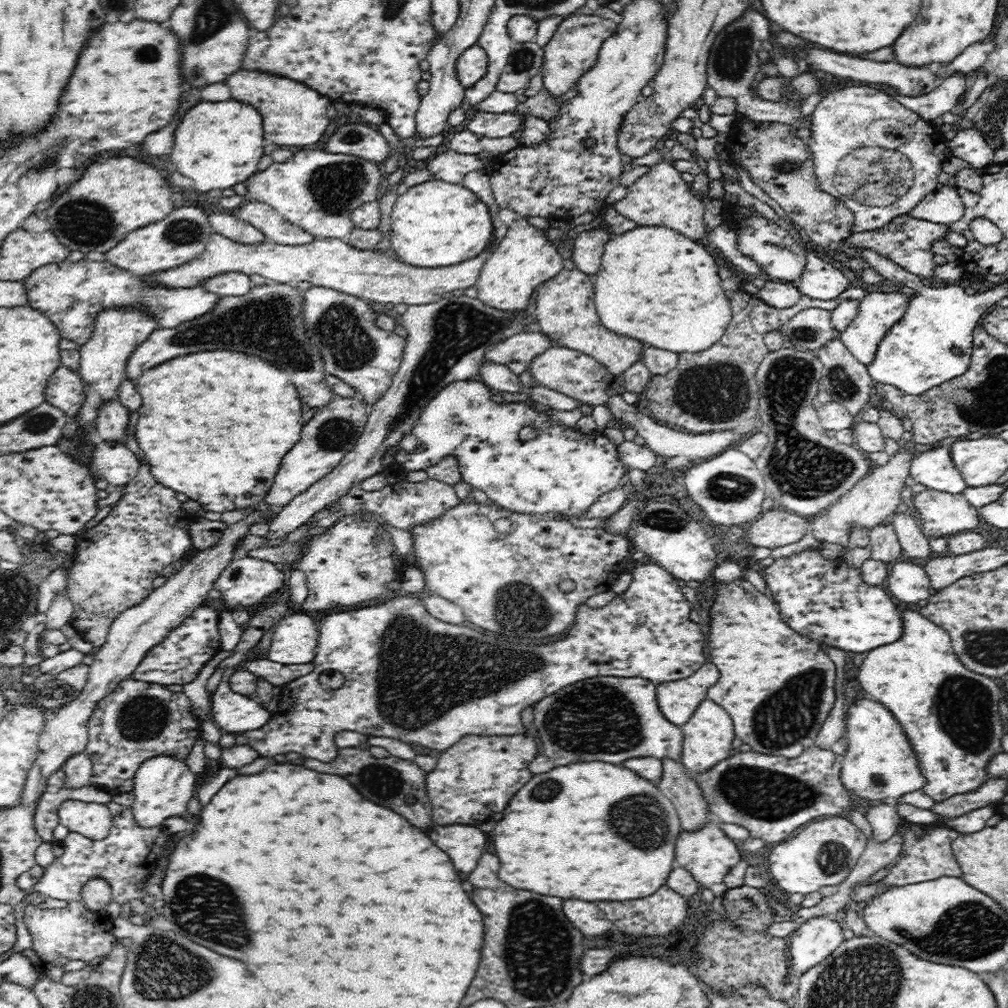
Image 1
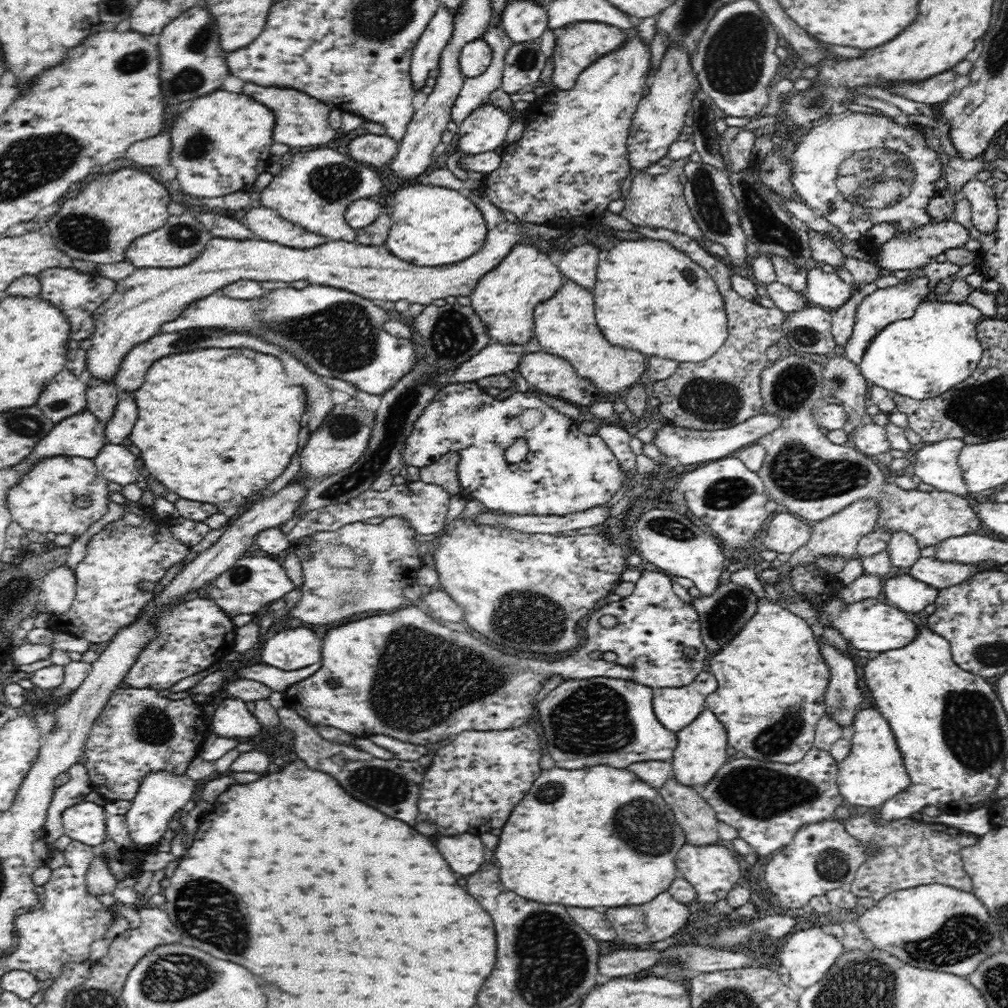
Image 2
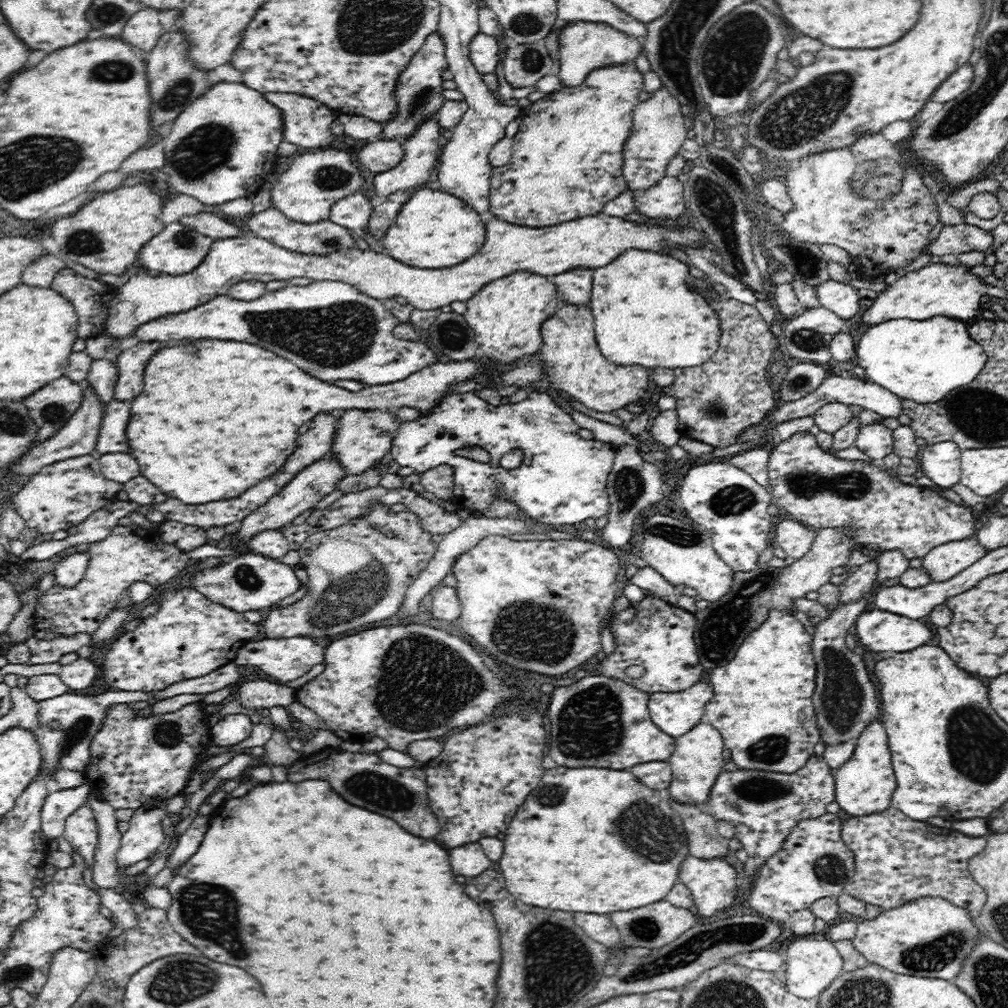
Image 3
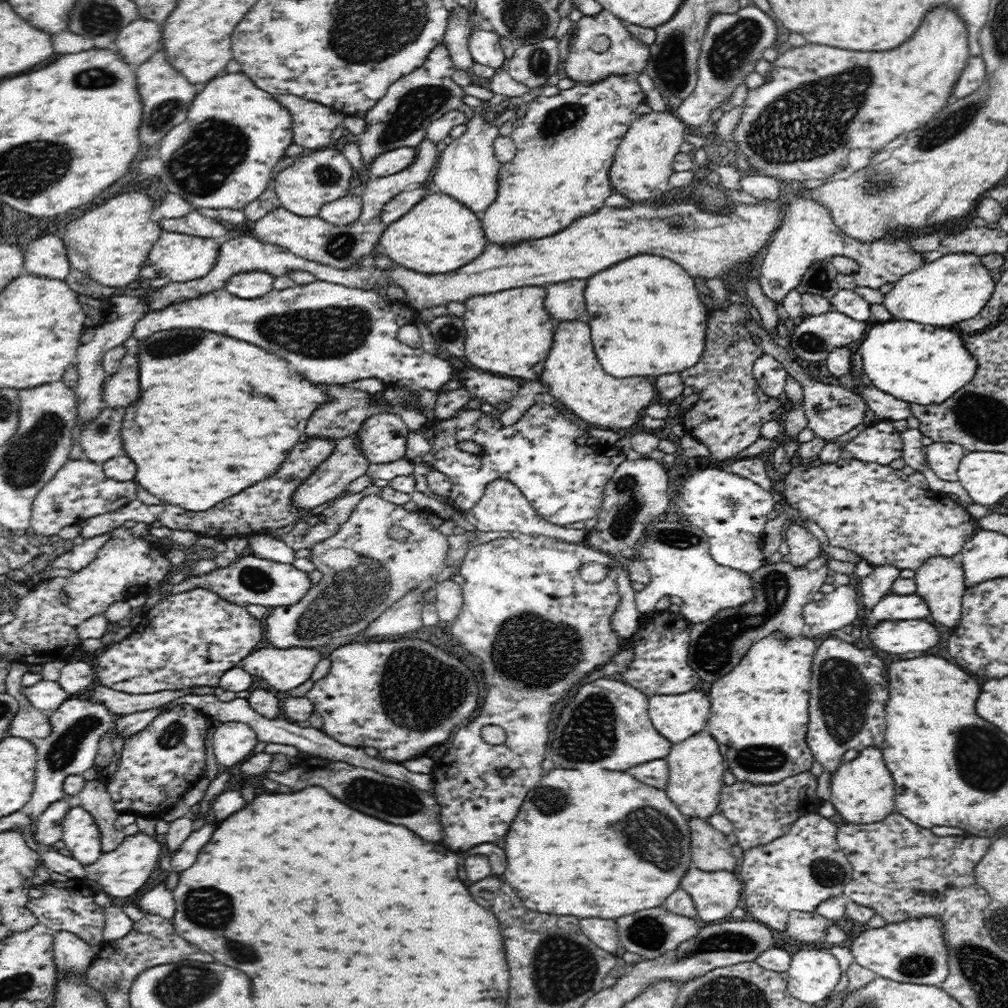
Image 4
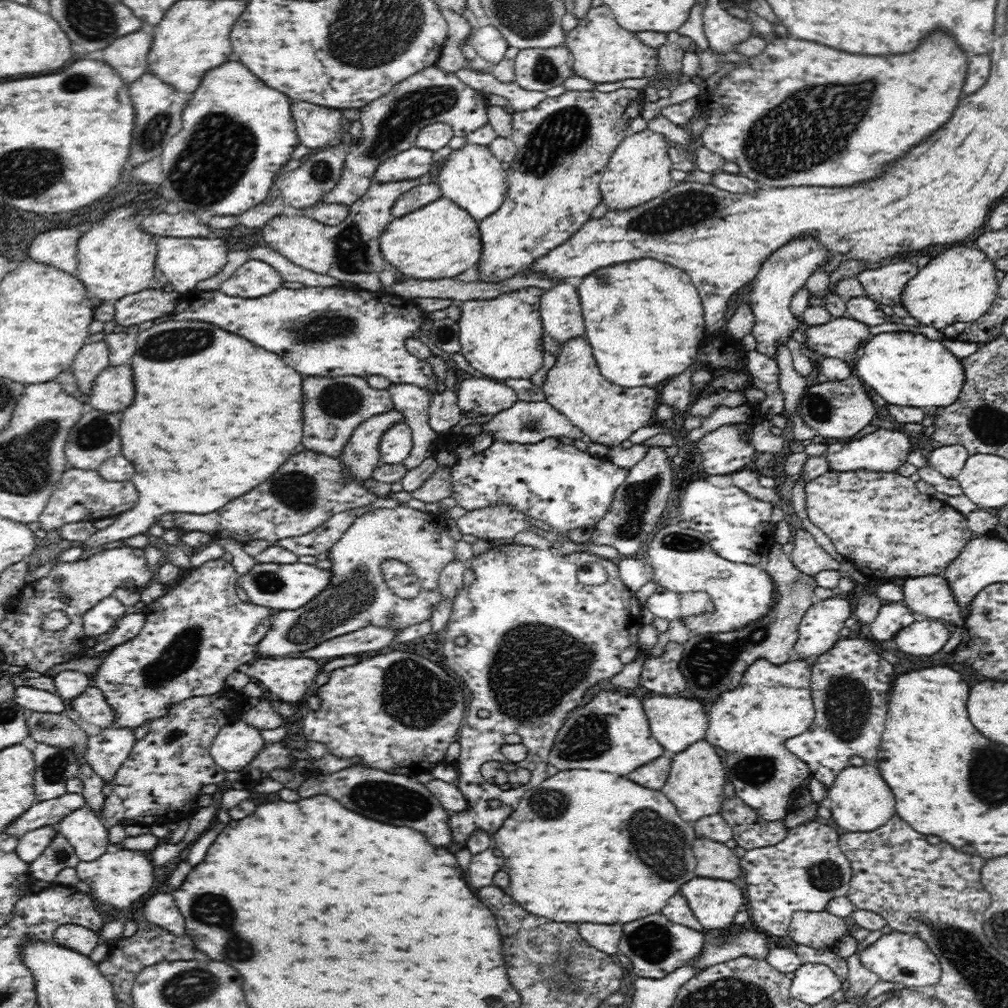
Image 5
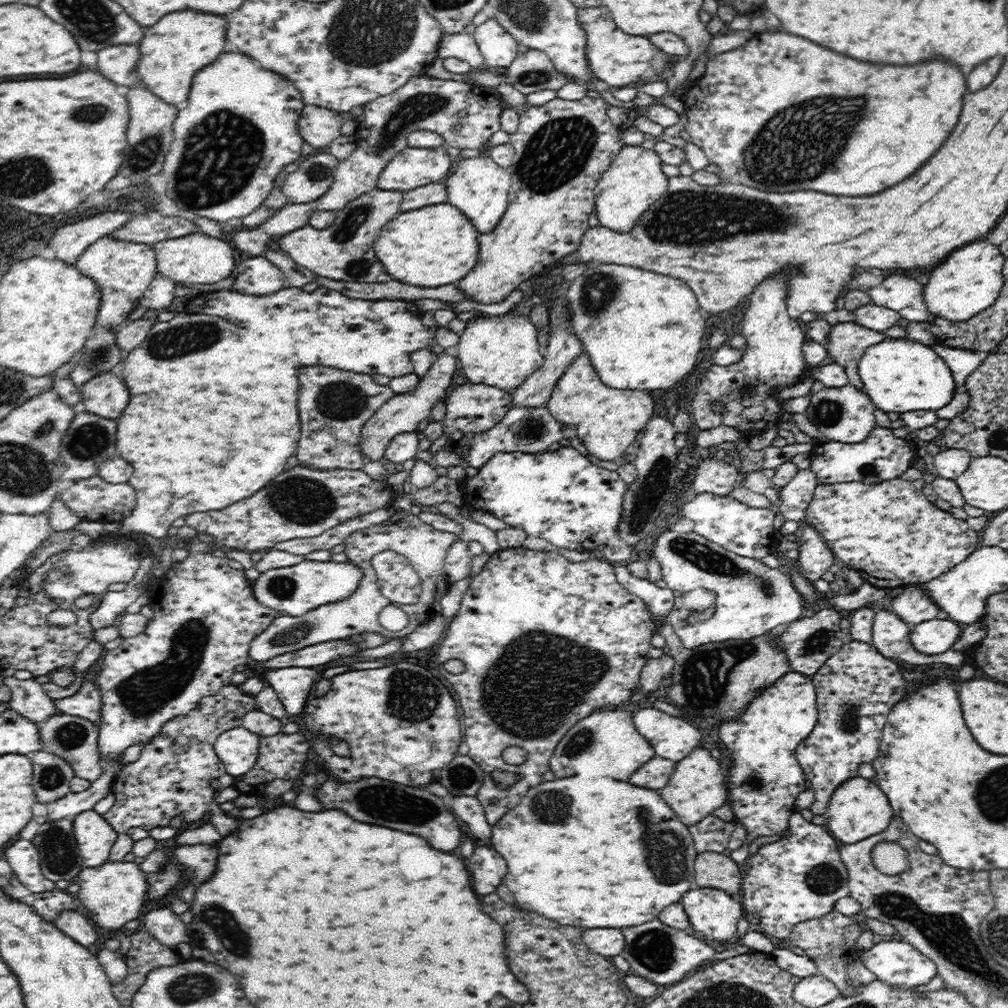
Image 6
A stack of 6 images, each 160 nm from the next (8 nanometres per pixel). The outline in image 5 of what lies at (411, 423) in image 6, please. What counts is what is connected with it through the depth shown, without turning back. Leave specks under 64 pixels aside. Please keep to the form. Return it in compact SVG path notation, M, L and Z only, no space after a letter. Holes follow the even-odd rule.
M390 408L388 412L376 414L354 429L338 458L354 480L371 478L374 468L381 462L379 442L382 435L398 423L406 423L404 415Z

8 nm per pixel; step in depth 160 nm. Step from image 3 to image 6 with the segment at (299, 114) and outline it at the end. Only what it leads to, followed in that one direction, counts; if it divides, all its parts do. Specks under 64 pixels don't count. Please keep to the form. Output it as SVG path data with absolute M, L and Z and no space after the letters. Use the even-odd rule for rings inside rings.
M305 105L301 110L298 132L315 148L326 148L342 136L345 115L320 106Z

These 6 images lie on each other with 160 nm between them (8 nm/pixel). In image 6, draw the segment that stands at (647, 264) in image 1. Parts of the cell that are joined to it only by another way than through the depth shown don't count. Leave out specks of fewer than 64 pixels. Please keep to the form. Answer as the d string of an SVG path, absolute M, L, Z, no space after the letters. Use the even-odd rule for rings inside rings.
M592 263L580 276L578 276L578 278L572 280L572 284L565 290L564 296L564 311L566 311L568 325L570 325L572 333L580 339L583 352L588 355L592 367L594 367L600 381L604 385L618 390L667 390L680 381L681 378L689 375L694 366L696 366L696 360L699 358L698 354L700 354L700 350L702 350L702 338L704 338L707 319L700 306L698 306L698 300L696 300L694 292L692 292L684 282L674 280L674 278L668 278L668 276L660 276L660 274L654 274L654 272L642 270L640 267ZM590 308L612 308L612 310L606 310L606 314L604 314L600 320L592 320L592 316L588 314Z

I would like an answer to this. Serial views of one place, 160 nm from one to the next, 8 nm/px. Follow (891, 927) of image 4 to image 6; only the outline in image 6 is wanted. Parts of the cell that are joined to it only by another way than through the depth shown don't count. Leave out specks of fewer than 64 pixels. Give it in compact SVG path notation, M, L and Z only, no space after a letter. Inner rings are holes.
M904 940L875 943L859 959L876 978L896 986L922 986L938 973L932 959Z

